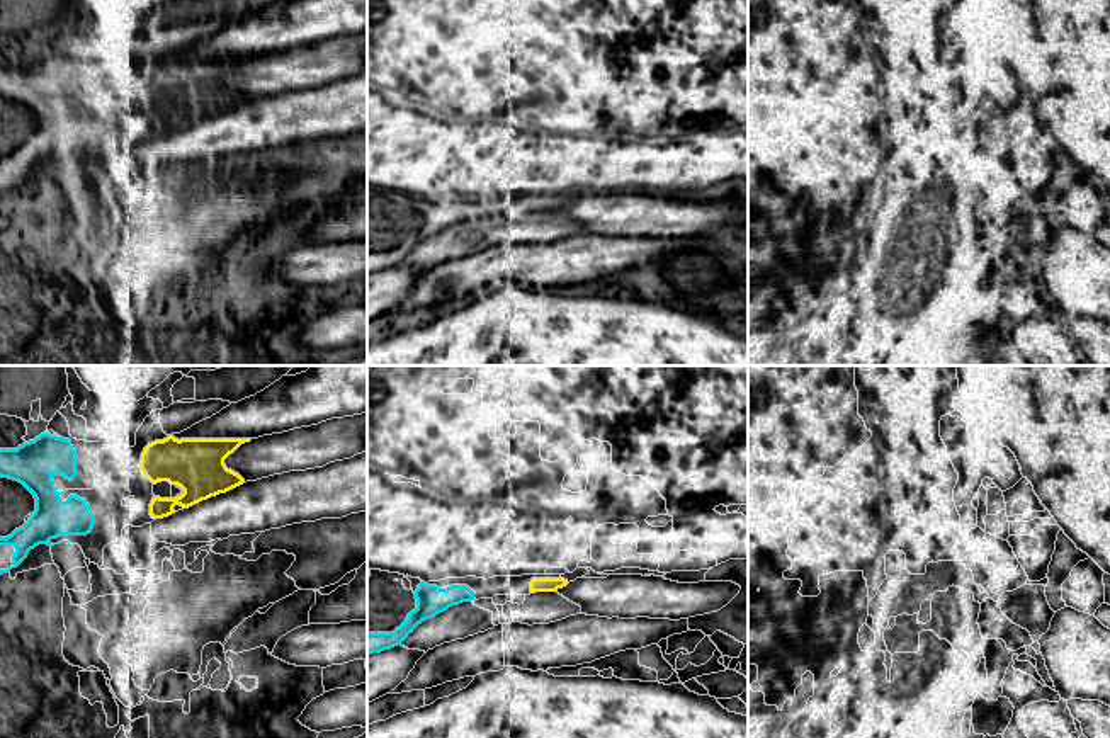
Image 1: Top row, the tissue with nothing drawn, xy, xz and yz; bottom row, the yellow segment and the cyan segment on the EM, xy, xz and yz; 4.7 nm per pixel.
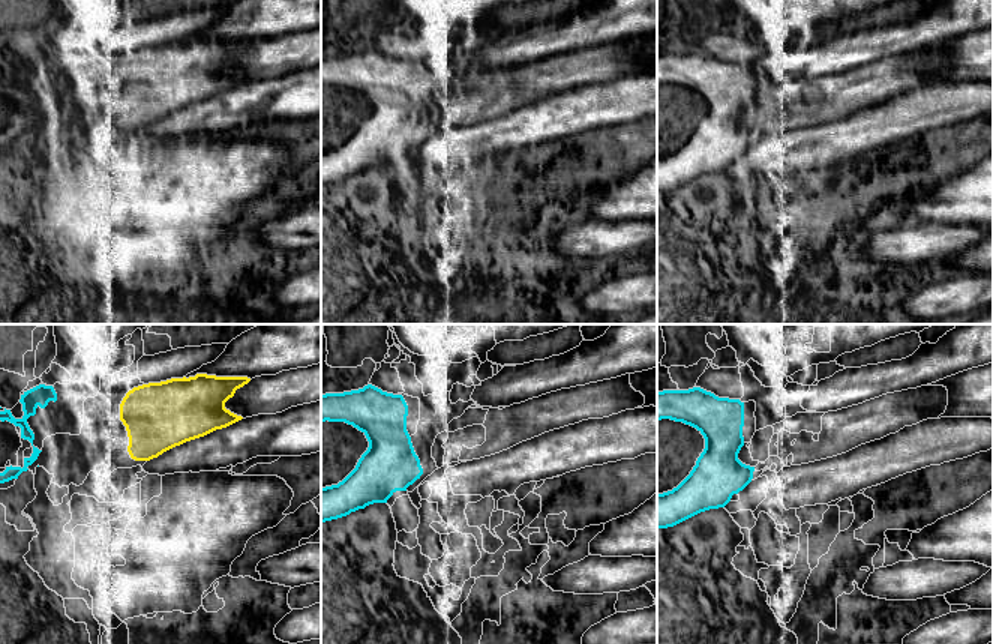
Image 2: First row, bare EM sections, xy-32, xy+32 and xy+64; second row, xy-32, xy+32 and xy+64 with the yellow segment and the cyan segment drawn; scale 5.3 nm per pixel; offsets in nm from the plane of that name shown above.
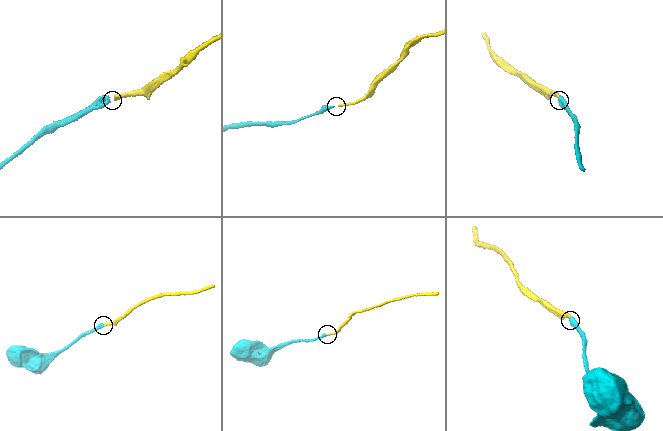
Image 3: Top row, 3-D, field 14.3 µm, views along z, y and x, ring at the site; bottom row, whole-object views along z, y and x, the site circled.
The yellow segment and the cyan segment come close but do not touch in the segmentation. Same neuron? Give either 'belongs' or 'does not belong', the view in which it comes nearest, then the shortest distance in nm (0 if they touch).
belongs; nearest in xz; 260 nm apart

